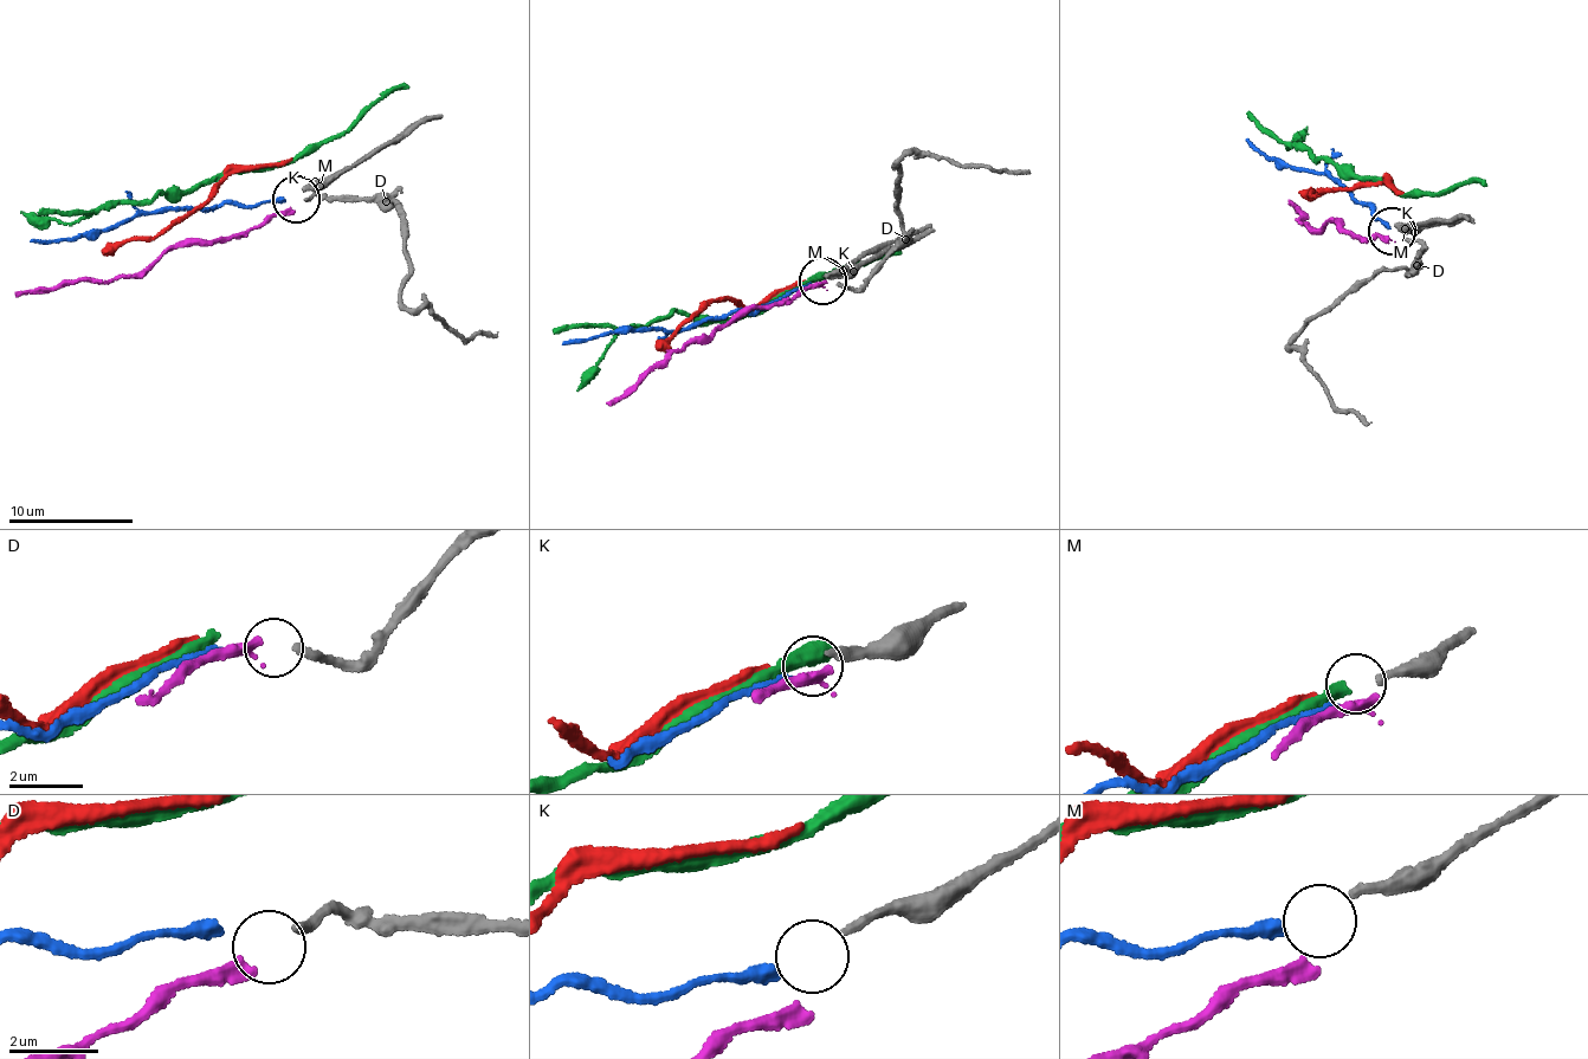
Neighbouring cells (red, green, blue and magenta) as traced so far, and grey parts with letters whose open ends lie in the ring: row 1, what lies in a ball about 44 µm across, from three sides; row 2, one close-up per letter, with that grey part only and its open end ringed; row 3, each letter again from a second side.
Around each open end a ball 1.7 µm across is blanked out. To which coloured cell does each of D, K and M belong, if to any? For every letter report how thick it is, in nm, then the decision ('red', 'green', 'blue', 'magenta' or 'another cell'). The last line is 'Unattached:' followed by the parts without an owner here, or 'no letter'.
D: 200 nm thick; magenta
K: 200 nm thick; another cell
M: 220 nm thick; blue
Unattached: K

